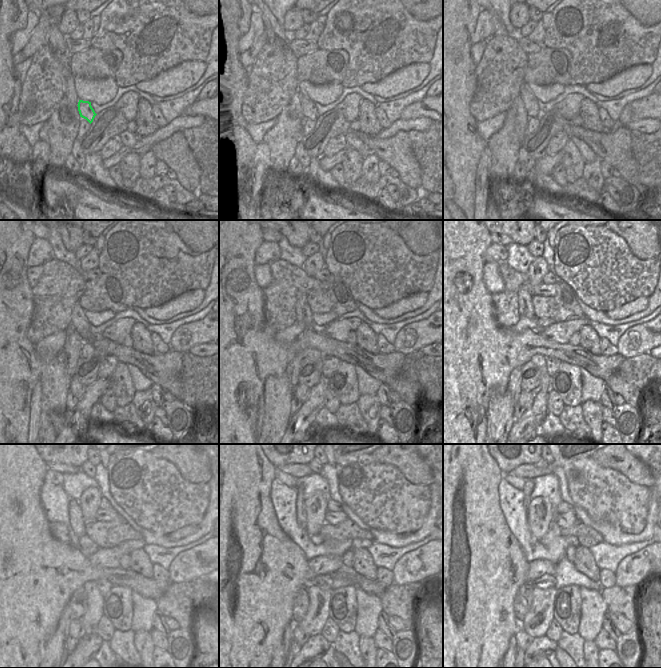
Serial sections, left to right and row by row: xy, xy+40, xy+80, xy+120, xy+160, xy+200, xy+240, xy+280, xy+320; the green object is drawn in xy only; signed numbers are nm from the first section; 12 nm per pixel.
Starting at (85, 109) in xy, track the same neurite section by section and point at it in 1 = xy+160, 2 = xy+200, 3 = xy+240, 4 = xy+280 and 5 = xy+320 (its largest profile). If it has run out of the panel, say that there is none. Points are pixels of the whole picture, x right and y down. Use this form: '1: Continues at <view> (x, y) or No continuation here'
1: Continues at xy+160 (303, 313)
2: Continues at xy+200 (526, 308)
3: Continues at xy+240 (77, 524)
4: Continues at xy+280 (301, 517)
5: Continues at xy+320 (529, 485)

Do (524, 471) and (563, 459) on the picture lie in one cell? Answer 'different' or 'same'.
same

